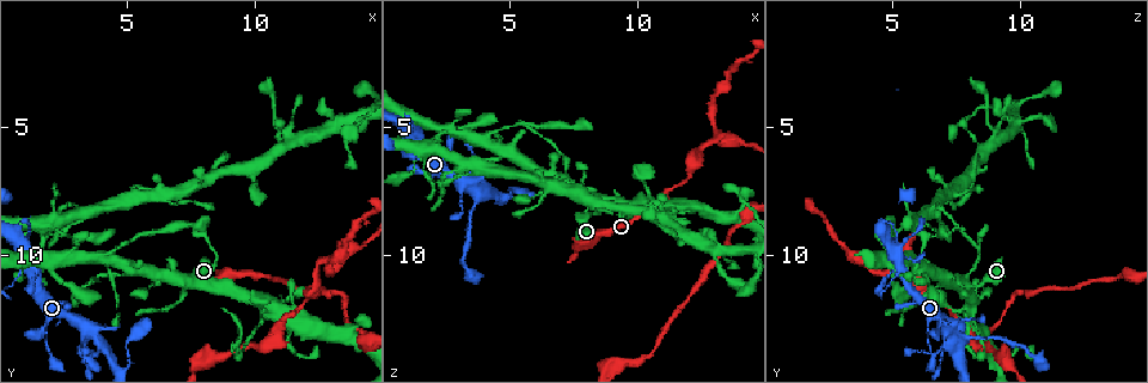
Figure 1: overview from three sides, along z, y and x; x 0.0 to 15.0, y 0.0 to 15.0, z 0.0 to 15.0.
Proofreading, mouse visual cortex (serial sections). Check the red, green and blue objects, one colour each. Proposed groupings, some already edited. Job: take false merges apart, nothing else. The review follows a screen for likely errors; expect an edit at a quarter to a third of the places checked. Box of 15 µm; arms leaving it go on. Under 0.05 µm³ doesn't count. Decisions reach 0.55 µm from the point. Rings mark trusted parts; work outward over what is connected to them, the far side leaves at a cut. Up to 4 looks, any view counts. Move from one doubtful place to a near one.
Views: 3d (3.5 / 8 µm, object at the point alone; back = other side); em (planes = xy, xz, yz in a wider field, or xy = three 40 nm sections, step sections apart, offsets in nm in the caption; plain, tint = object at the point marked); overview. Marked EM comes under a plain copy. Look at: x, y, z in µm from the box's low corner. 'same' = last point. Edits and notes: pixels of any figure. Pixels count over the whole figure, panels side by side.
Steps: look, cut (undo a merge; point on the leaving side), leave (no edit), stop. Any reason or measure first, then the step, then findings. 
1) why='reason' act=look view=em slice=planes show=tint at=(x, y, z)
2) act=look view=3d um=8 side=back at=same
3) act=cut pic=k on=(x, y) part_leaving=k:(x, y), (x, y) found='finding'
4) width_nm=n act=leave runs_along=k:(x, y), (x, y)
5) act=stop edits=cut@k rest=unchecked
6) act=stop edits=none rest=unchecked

why='abrupt turn' act=look view=3d um=8 at=(13.2, 10.3, 5.5)

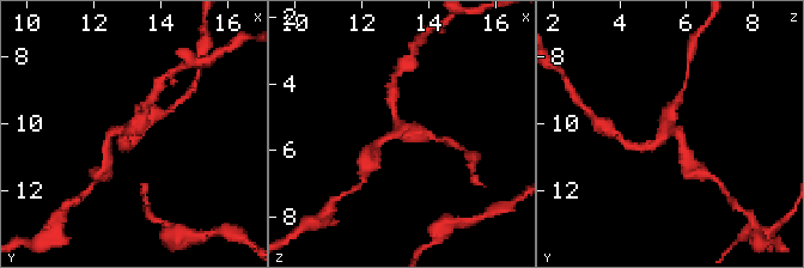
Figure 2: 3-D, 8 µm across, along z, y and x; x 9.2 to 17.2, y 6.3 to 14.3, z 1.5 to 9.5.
arms=3 arm_widths_nm=200,200,400 act=look view=em slice=xy step=2 show=tint at=(13.1, 10.3, 5.4)

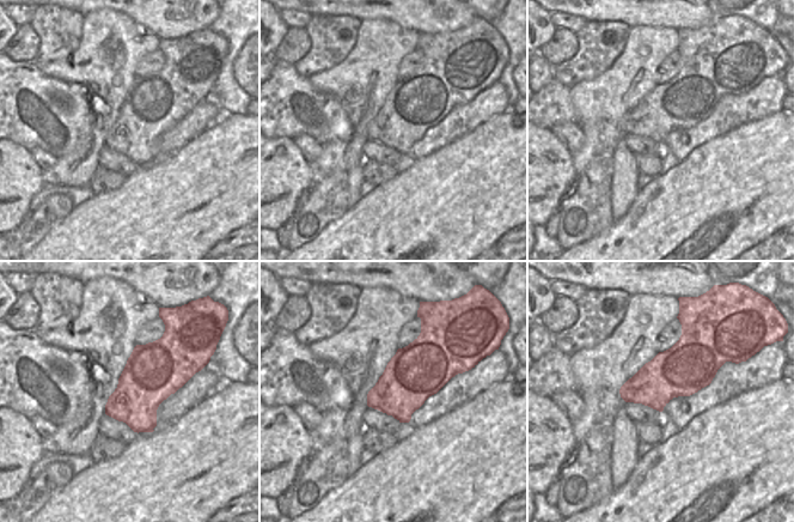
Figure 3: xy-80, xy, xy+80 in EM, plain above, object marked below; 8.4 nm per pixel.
act=leave runs_along=2:(375, 147), (399, 129), (393, 104) found='one cell here'

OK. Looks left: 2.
why='small branch off a trunk' act=look view=3d um=3.5 at=(4.2, 10.0, 5.6)

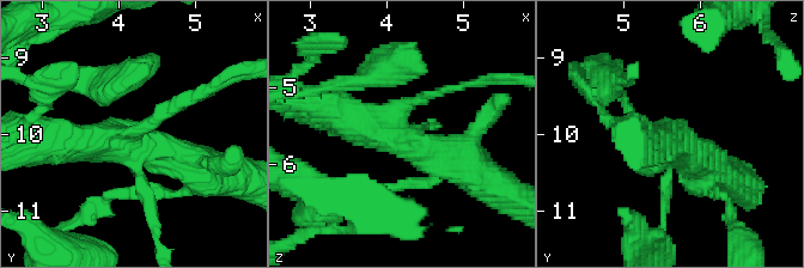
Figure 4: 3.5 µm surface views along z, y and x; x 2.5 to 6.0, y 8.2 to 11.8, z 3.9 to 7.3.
why='now the EM' act=look view=em slice=xy step=5 show=tint at=(4.10, 10.05, 5.65)

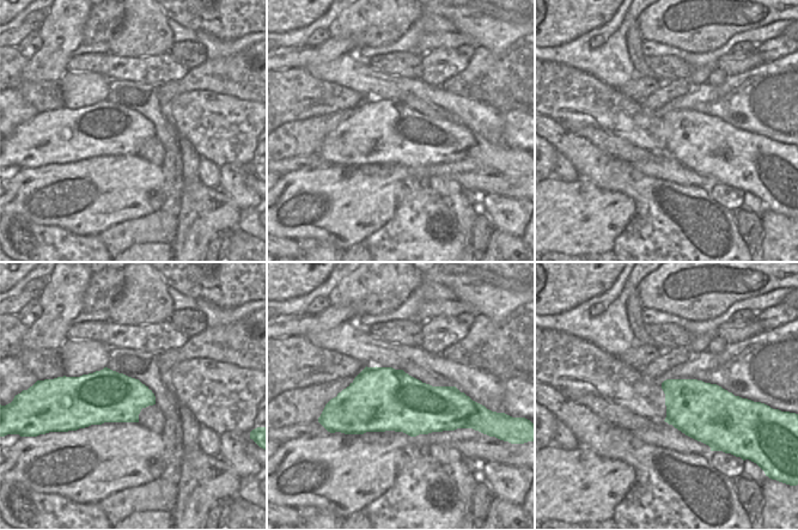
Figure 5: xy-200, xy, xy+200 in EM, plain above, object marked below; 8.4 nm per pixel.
act=leave runs_along=4:(461, 163), (317, 108) found='one cell here'

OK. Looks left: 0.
act=stop edits=none rest=unchecked

